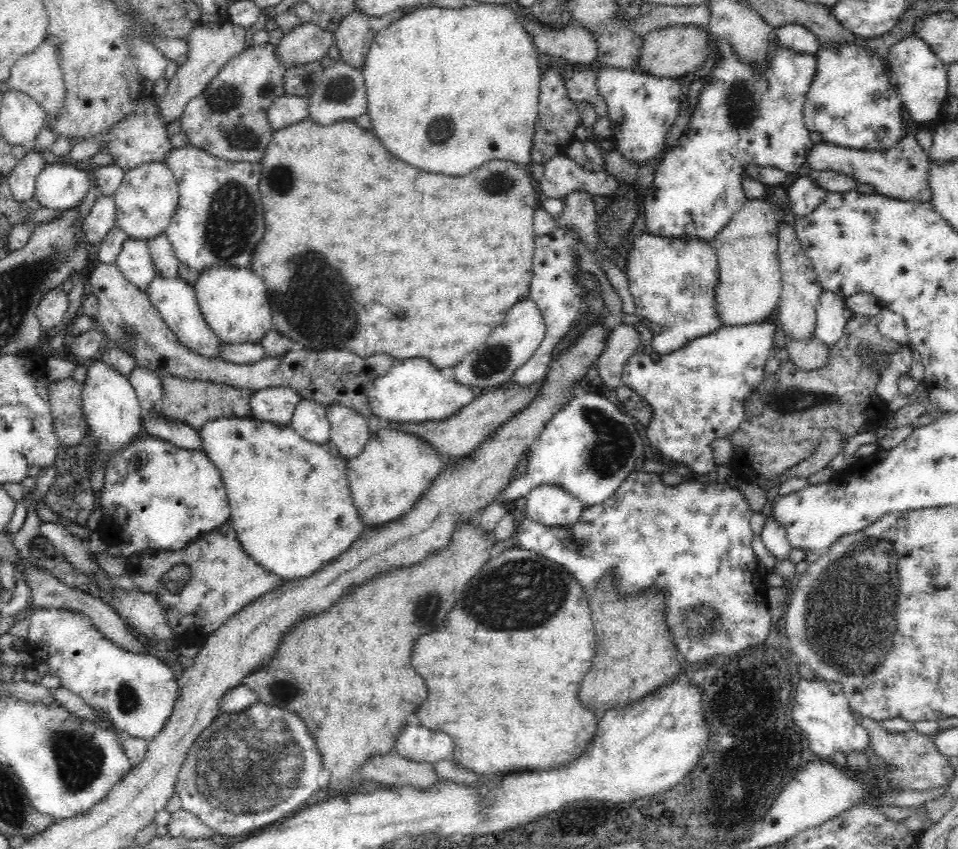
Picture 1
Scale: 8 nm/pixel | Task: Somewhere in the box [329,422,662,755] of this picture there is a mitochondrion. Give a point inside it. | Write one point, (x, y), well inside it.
(498, 603)

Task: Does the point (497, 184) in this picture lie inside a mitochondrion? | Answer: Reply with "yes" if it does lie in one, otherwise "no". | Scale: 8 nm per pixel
yes

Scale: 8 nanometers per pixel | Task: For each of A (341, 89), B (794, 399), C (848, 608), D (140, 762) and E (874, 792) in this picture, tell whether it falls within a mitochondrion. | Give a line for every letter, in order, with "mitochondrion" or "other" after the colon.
A: mitochondrion
B: mitochondrion
C: mitochondrion
D: other
E: other

